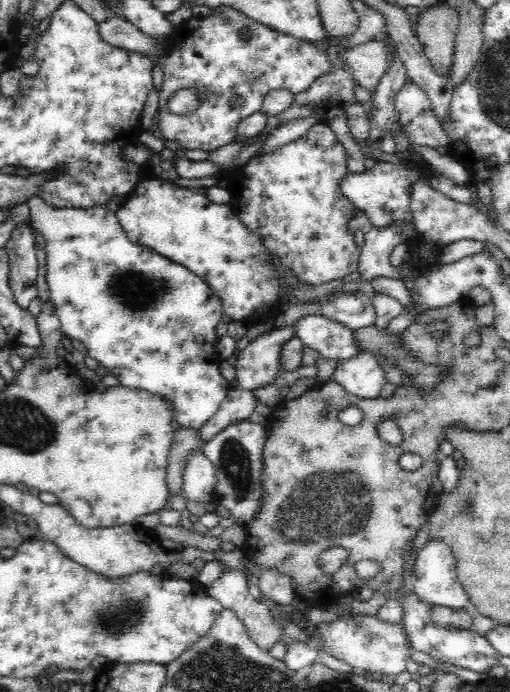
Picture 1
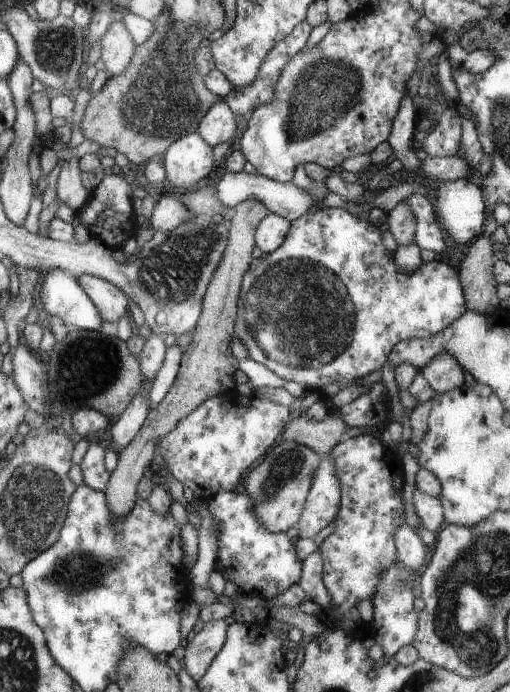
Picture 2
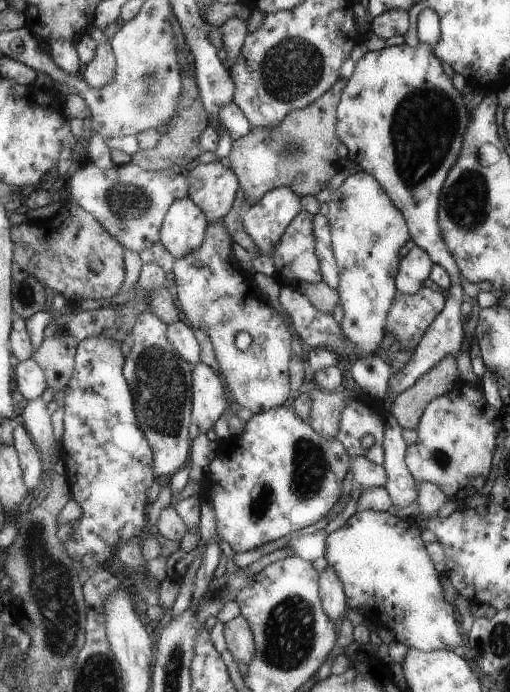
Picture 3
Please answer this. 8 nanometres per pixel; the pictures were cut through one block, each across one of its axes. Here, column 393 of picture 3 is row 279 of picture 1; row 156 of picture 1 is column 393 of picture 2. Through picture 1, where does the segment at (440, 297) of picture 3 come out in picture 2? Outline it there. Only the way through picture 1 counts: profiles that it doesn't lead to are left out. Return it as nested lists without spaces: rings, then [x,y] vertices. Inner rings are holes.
[[[323,206],[316,212],[304,213],[300,218],[291,222],[289,234],[286,235],[282,246],[278,247],[276,251],[263,253],[260,257],[253,258],[250,268],[244,273],[237,304],[234,336],[240,338],[247,346],[250,351],[250,359],[263,364],[268,370],[275,372],[286,381],[297,382],[308,393],[311,391],[321,392],[326,384],[332,382],[351,384],[358,378],[371,373],[372,370],[380,369],[380,366],[386,362],[386,354],[390,354],[392,348],[400,340],[436,335],[437,332],[449,327],[456,319],[460,319],[467,311],[464,286],[461,284],[458,271],[448,265],[446,259],[442,261],[433,259],[430,262],[424,262],[410,274],[401,271],[401,268],[395,263],[395,258],[396,254],[387,251],[383,245],[380,230],[376,225],[372,226],[371,222],[354,218],[343,208]]]

